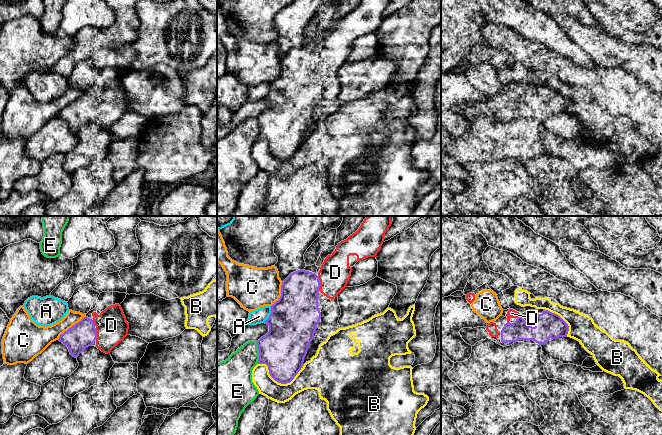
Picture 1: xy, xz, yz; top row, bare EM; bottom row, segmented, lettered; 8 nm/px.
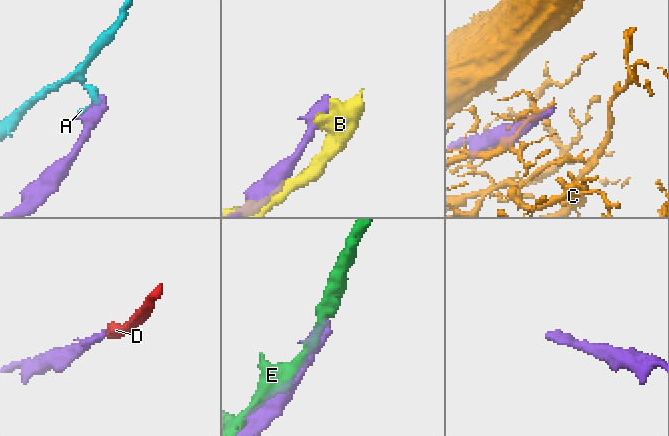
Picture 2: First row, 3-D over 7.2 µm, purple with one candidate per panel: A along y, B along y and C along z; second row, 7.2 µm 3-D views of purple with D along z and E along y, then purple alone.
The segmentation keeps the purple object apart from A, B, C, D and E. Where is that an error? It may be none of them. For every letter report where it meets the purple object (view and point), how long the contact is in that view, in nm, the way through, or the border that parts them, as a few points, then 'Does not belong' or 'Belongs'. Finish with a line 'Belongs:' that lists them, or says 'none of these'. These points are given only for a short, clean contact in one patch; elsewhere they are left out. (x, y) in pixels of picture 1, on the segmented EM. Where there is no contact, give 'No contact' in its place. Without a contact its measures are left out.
A: Touches purple at xz (270, 314). Shared border 150 nm. Does not belong
B: Touches purple at xz (277, 381). Shared border 360 nm. Does not belong
C: Touches purple at xy (71, 327). Shared border 300 nm. Does not belong
D: Touches purple at xz (319, 283). Shared border 120 nm. Belongs
E: Touches purple at xz (259, 352). Shared border 180 nm. Does not belong
Belongs: D

